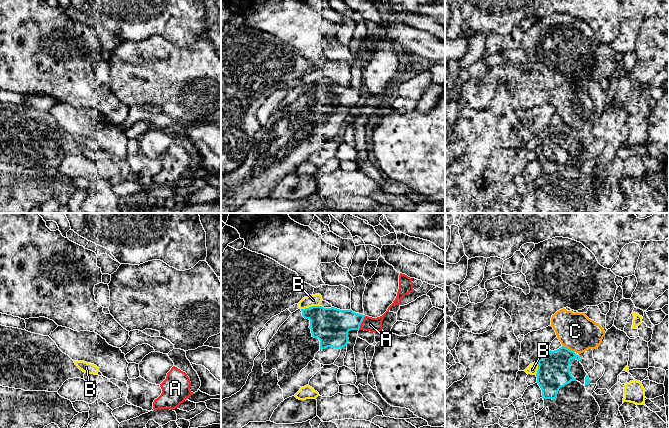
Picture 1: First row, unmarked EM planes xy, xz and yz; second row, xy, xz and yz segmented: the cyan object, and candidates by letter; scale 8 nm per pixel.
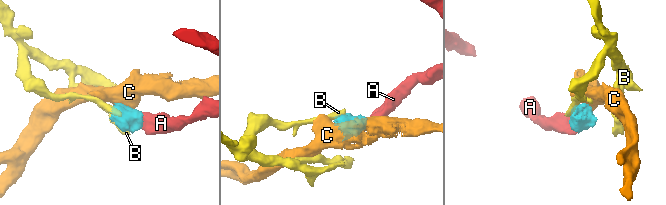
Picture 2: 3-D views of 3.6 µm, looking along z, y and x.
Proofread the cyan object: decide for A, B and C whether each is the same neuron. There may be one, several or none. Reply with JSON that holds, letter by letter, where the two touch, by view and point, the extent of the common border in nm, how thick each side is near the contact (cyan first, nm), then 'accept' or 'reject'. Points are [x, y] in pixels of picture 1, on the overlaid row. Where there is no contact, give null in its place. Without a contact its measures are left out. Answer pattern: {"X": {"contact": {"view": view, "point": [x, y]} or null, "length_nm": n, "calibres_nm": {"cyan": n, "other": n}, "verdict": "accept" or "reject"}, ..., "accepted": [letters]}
{"A": {"contact": {"view": "xz", "point": [361, 322]}, "length_nm": 130, "calibres_nm": {"cyan": 280, "other": 110}, "verdict": "reject"}, "B": {"contact": {"view": "xz", "point": [310, 307]}, "length_nm": 160, "calibres_nm": {"cyan": 280, "other": 100}, "verdict": "reject"}, "C": {"contact": {"view": "yz", "point": [567, 348]}, "length_nm": 120, "calibres_nm": {"cyan": 260, "other": 300}, "verdict": "reject"}, "accepted": []}

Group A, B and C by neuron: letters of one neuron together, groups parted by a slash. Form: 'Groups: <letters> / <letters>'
Groups: A / B / C

